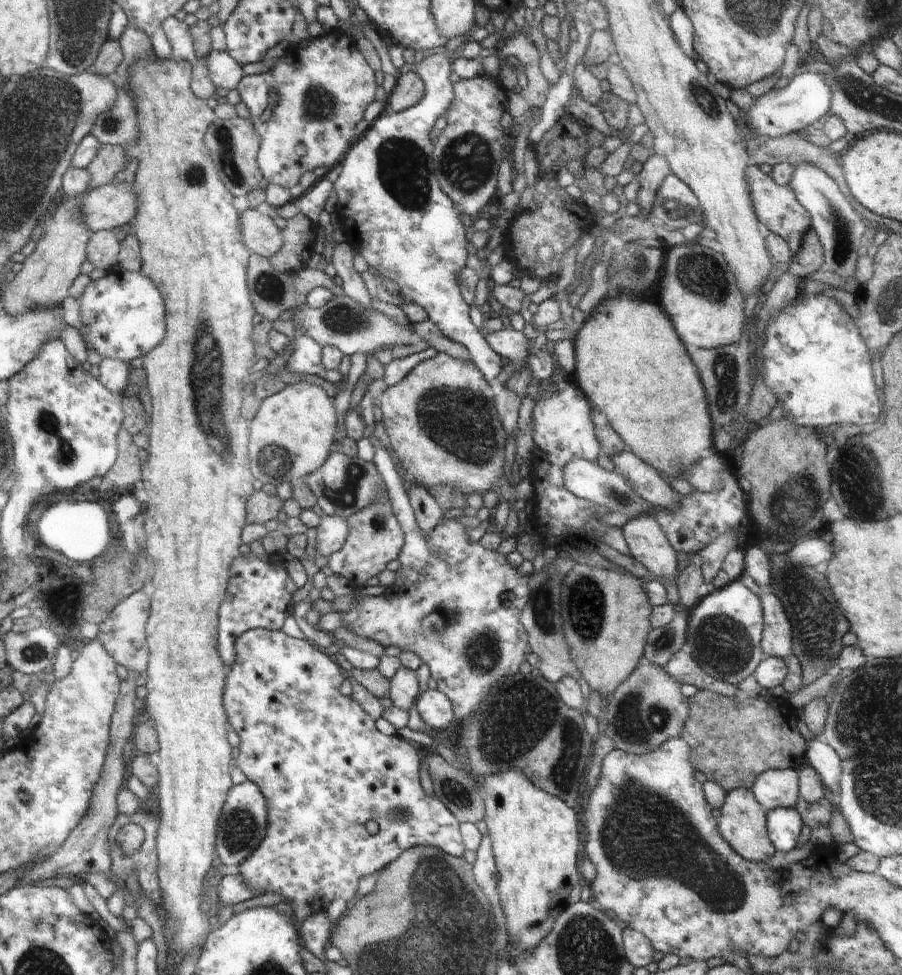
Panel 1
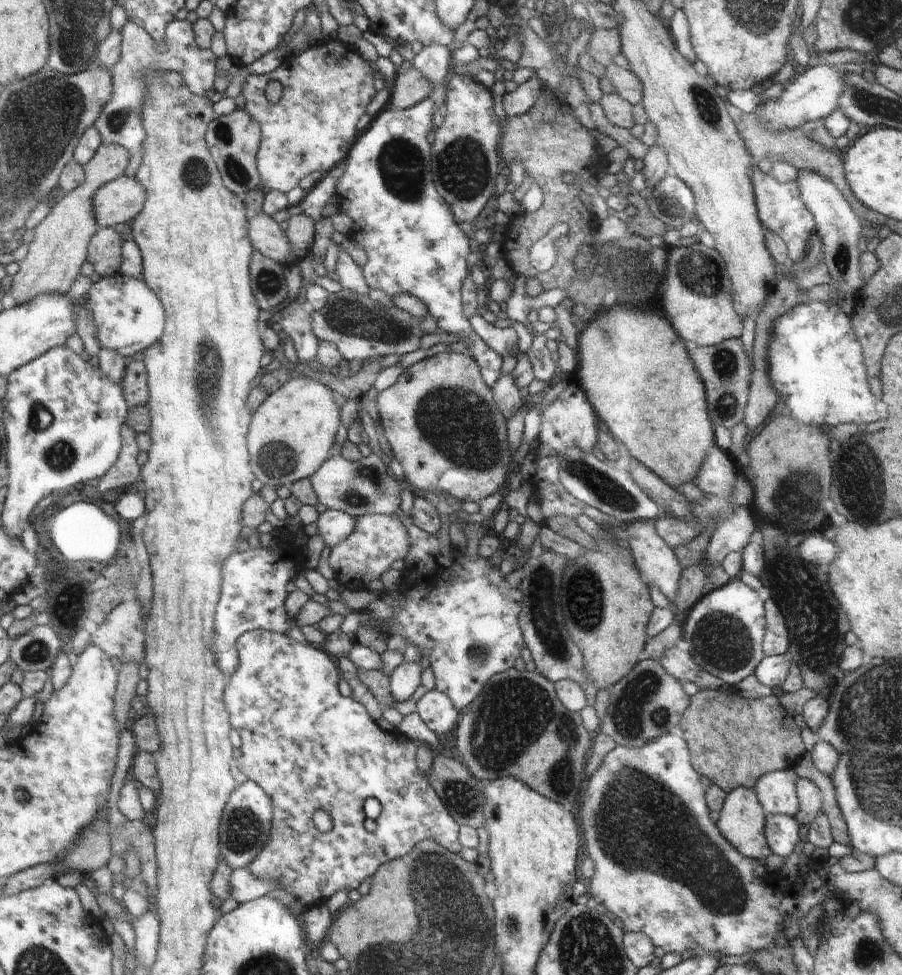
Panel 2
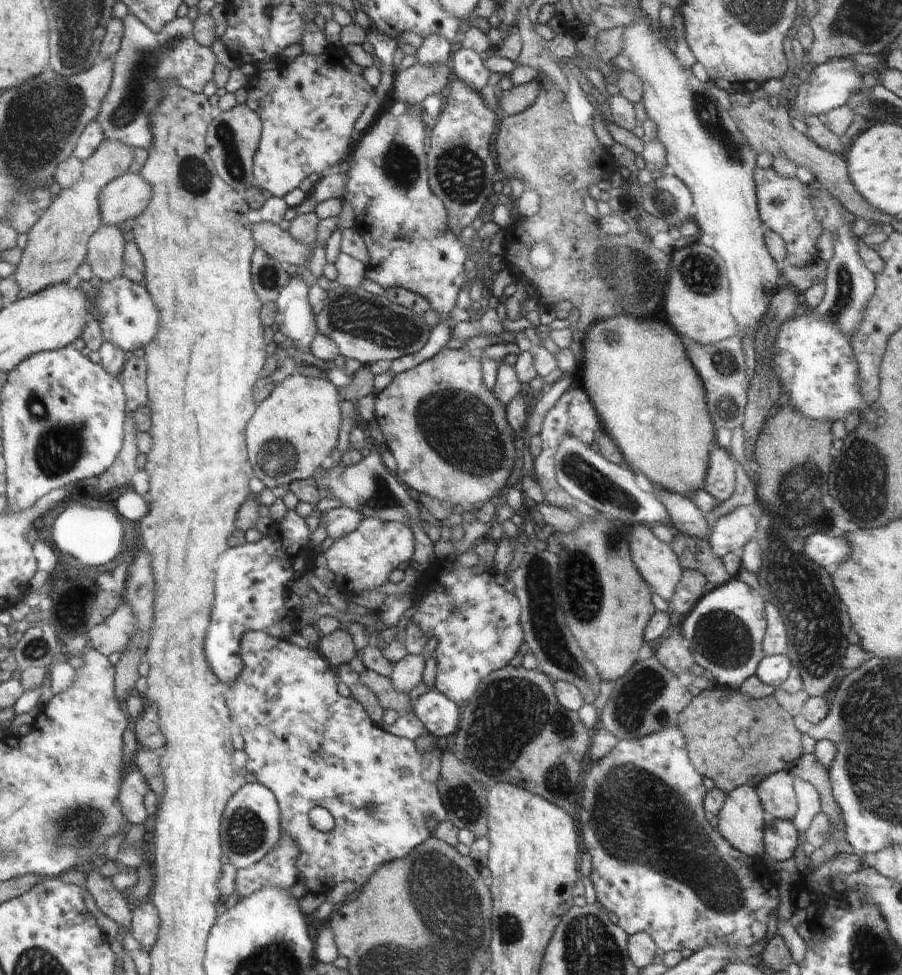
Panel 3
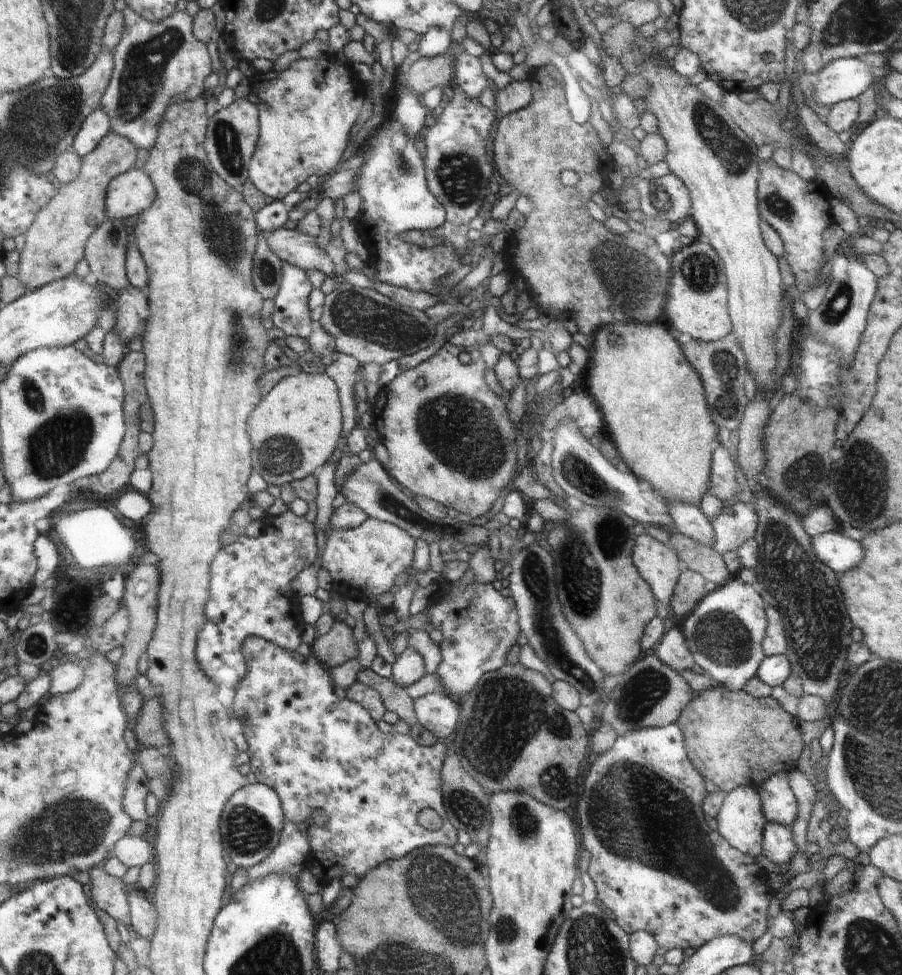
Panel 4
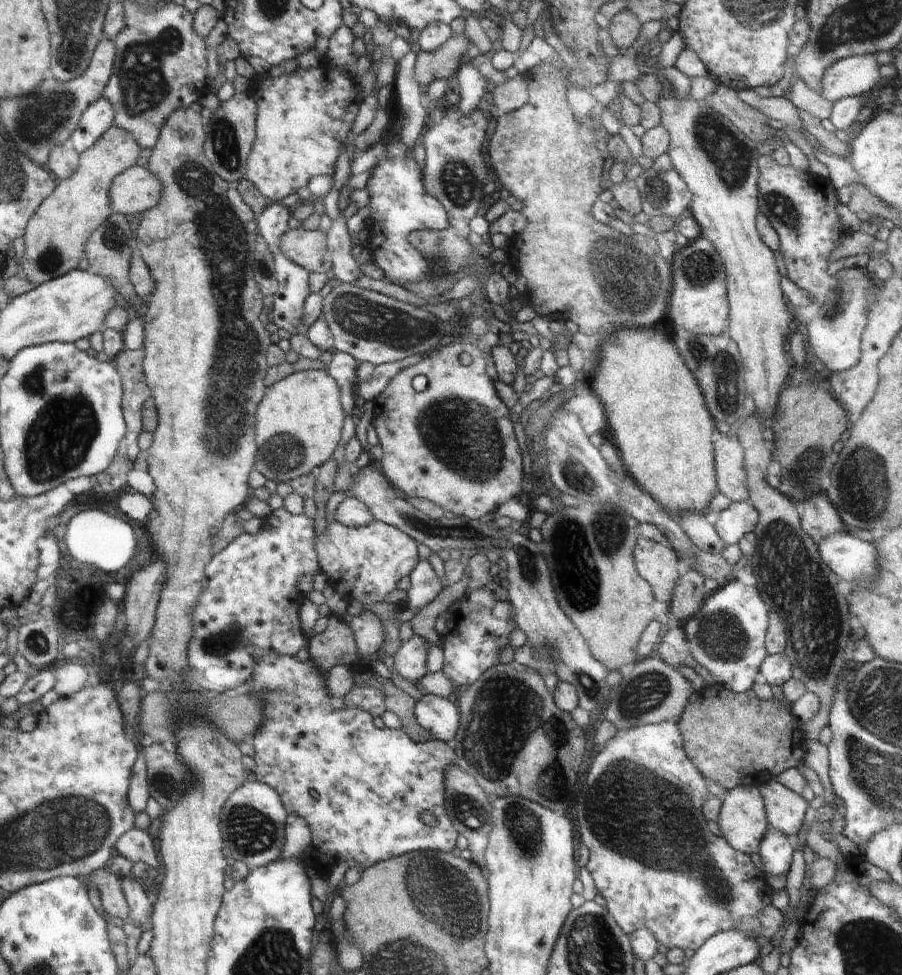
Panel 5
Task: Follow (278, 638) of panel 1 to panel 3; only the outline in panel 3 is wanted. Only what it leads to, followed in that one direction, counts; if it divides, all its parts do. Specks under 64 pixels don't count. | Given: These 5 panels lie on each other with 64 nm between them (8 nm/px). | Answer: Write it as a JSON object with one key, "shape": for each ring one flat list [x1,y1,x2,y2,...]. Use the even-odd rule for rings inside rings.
{"shape":[[246,631,241,637,241,659,242,672,237,680,234,680,230,689,230,710,234,712,234,720,240,726,238,728,239,734,244,740,244,749,241,756,245,760,242,768,250,777,250,780,256,781,258,784,266,785,274,796,277,797,278,804,281,809,281,832,287,832,288,836,298,844,300,848,300,856,296,858,296,872,298,872,297,880,303,883,307,889,307,894,323,894,328,895,329,892,340,882,356,882,357,887,366,884,368,876,372,874,374,866,378,864,388,863,396,858,404,858,412,854,418,844,422,844,426,839,437,838,450,846,456,846,456,828,452,826,449,814,446,812,445,804,442,804,440,793,438,792,438,772,440,772,440,756,444,753,442,750,435,748,432,752,418,752,417,745,414,741,406,737,400,737,389,732,384,731,382,727,374,722,369,715,368,710,357,700,350,698,342,698,336,692,338,686,338,676,330,670,332,665,326,660,320,652,316,650,302,650,296,644,288,642,288,640,280,640,274,636,268,635,262,631],[315,806,322,806,334,818,334,827,328,832,321,832,310,824,308,820,308,812],[374,806,374,812,368,812,368,808],[434,817,437,825,434,830,430,830,426,825,426,821]]}

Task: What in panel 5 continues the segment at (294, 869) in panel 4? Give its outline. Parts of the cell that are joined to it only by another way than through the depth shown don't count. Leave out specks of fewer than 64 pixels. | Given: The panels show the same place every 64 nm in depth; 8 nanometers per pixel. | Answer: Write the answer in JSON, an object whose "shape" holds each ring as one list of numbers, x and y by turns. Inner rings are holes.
{"shape":[[289,814,286,824,286,840,278,860,286,860,286,858,302,860,304,850,310,845,312,846,311,830,306,820,302,820,298,814]]}

